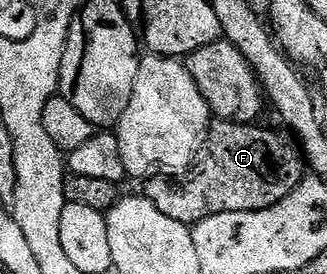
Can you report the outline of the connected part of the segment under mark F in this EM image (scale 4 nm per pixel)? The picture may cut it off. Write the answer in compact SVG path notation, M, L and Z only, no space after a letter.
M211 121L197 151L194 171L179 182L173 182L175 179L170 176L145 179L144 196L164 212L164 216L188 227L220 212L256 212L272 208L304 180L304 159L293 145L286 146L280 135L260 127L258 124Z

